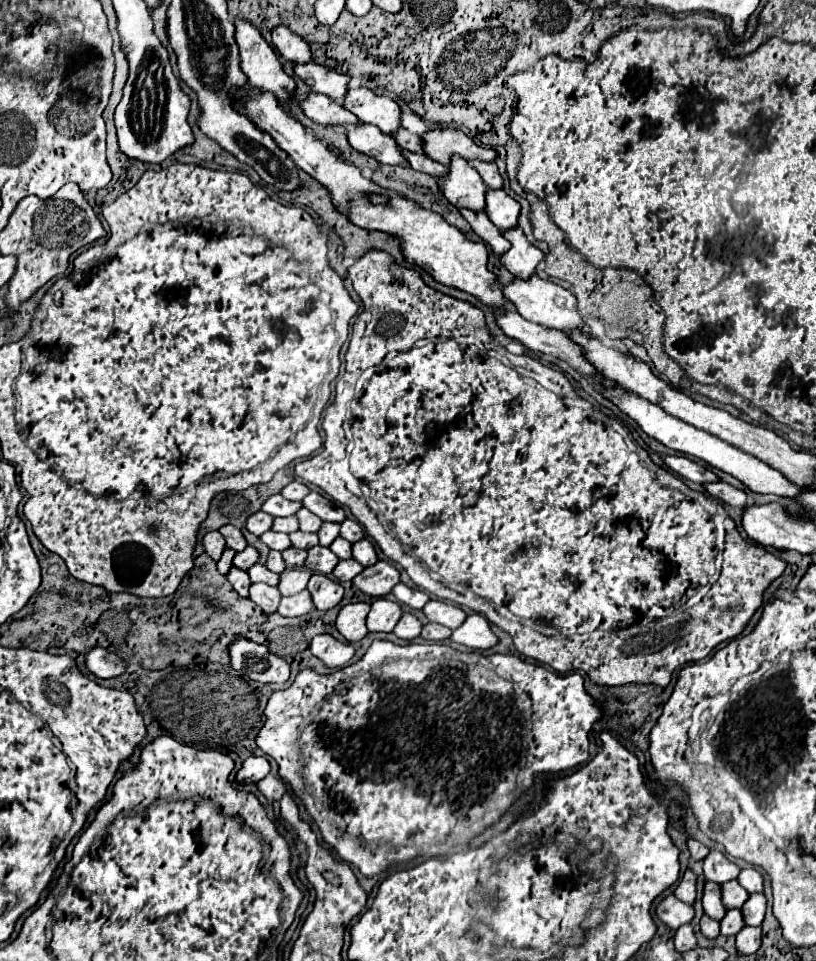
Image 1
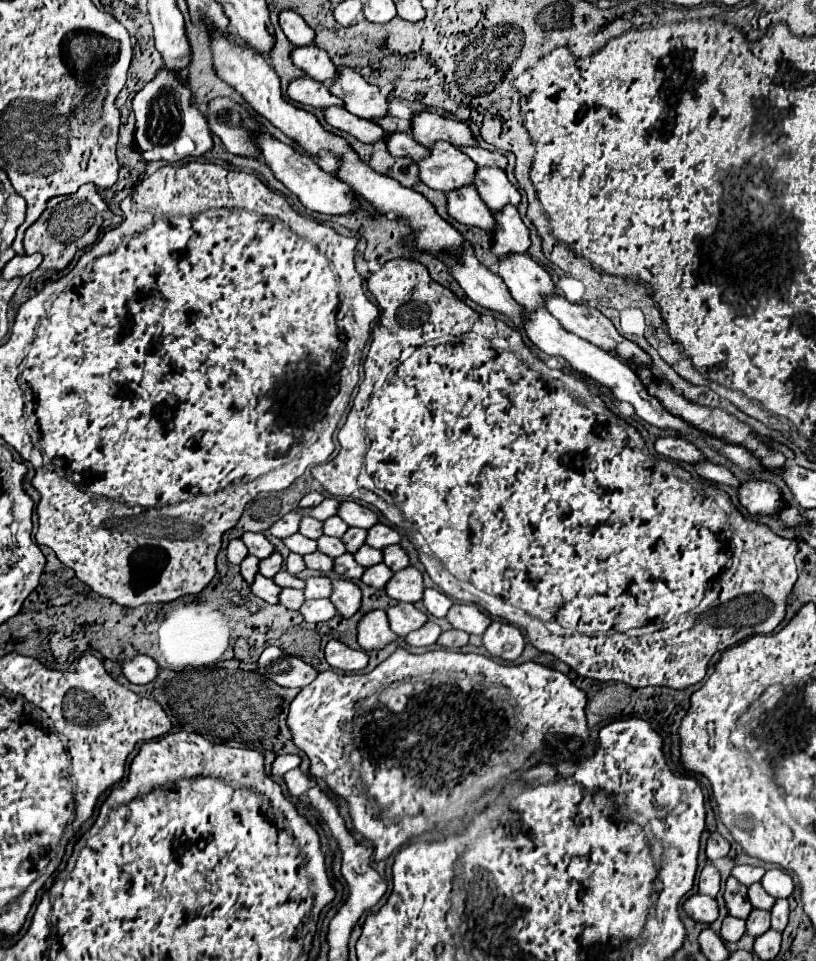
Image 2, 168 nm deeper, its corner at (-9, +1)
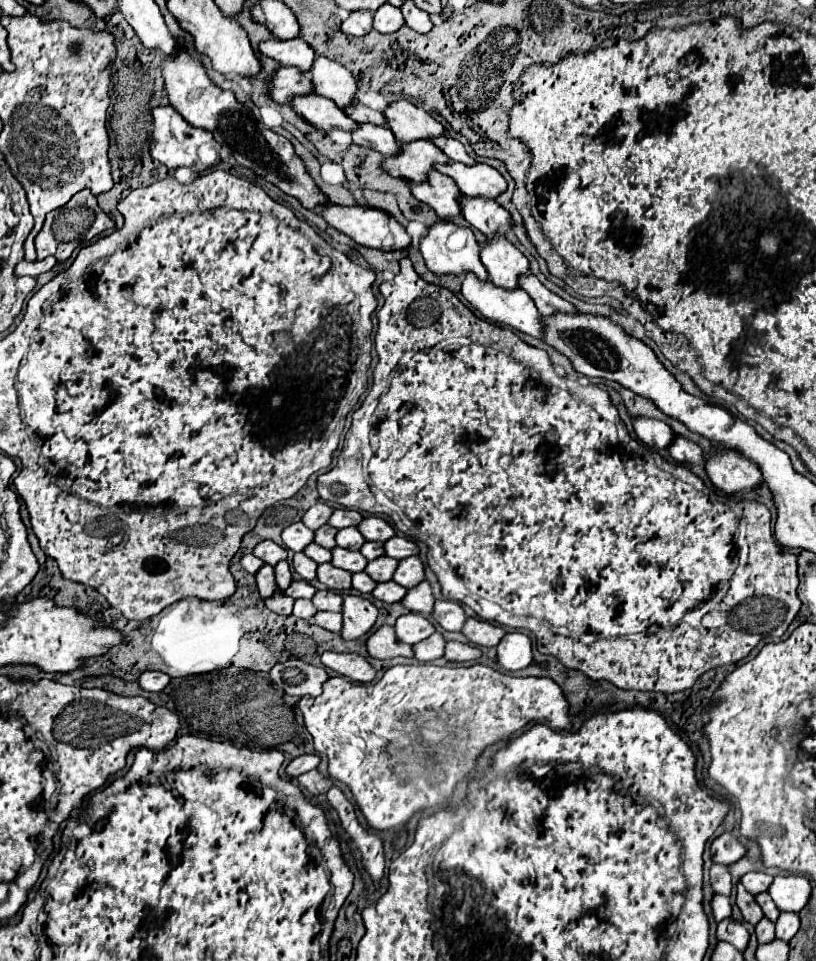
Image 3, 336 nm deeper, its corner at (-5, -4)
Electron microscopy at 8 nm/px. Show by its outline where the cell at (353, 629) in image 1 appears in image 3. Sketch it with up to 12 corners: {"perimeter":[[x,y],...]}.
{"perimeter":[[379,627],[367,641],[375,659],[413,657],[413,647],[399,643],[395,629]]}

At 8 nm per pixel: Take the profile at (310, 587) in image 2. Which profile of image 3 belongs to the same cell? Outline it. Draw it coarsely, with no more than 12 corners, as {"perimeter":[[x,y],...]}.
{"perimeter":[[331,589],[317,591],[319,611],[341,611],[343,595]]}

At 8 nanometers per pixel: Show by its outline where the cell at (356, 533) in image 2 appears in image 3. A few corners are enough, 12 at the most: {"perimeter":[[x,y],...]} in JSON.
{"perimeter":[[371,541],[361,547],[367,561],[385,555],[383,543]]}

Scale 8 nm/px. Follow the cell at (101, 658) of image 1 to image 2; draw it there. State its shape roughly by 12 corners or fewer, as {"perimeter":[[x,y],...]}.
{"perimeter":[[139,654],[121,662],[121,672],[133,684],[157,676],[153,658]]}

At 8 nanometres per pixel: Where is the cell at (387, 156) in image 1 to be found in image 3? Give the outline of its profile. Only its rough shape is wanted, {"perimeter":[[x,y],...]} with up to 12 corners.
{"perimeter":[[315,93],[295,95],[291,107],[317,129],[353,131],[333,101]]}

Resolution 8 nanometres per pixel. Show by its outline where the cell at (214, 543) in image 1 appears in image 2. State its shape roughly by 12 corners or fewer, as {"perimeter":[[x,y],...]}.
{"perimeter":[[231,540],[227,546],[227,560],[239,564],[247,556],[241,540]]}

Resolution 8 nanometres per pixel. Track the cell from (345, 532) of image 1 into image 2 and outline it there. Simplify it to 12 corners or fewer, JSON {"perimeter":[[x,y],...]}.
{"perimeter":[[385,524],[367,530],[365,544],[385,548],[397,544],[401,534]]}

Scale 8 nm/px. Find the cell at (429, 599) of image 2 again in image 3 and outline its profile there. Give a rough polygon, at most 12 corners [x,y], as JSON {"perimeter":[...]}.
{"perimeter":[[435,601],[433,617],[443,629],[461,631],[467,619],[455,601]]}

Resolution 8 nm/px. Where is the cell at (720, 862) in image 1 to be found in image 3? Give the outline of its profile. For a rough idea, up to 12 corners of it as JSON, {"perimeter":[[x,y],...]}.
{"perimeter":[[747,873],[741,883],[749,893],[757,895],[771,887],[773,875]]}

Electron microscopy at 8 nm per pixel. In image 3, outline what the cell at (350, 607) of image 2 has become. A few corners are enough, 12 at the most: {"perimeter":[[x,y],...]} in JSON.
{"perimeter":[[345,595],[343,639],[363,637],[377,621],[377,607]]}

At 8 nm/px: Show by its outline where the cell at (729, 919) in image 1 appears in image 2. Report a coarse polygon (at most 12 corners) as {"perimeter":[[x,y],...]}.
{"perimeter":[[753,908],[745,920],[753,938],[769,930],[769,912]]}

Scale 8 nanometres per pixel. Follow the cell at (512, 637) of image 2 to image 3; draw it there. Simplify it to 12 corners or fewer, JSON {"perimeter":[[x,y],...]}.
{"perimeter":[[507,633],[497,645],[497,659],[507,671],[533,661],[531,639]]}

